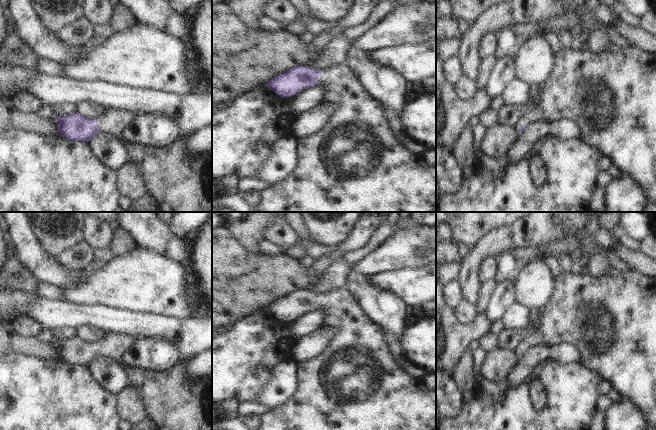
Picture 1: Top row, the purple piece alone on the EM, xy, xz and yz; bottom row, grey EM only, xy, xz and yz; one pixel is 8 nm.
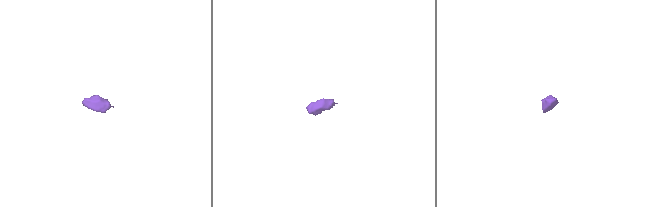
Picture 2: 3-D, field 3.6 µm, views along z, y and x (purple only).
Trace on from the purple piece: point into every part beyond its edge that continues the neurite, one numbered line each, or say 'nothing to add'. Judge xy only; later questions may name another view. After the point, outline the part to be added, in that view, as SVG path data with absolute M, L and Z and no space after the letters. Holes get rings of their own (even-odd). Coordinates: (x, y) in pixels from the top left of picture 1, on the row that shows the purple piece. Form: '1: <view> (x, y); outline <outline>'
1: xy (113, 121); outline M106 108L104 114L96 119L99 132L120 138L123 129L135 116L136 114L129 111Z

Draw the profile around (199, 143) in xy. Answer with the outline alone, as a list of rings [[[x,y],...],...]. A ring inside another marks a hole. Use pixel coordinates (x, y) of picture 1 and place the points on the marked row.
[[[212,125],[199,129],[185,137],[183,140],[183,154],[187,160],[212,152]]]

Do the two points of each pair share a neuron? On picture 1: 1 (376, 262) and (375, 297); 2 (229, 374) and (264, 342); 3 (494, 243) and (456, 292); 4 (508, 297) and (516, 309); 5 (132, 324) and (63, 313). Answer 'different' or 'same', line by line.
1: different
2: same
3: different
4: different
5: same

